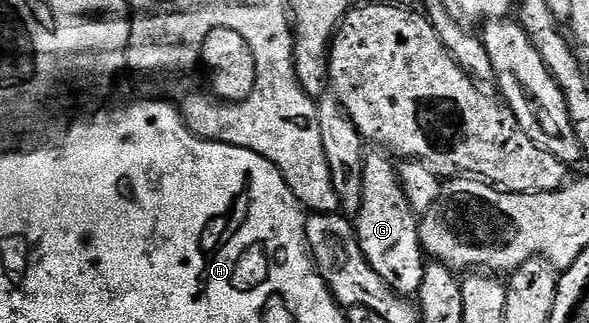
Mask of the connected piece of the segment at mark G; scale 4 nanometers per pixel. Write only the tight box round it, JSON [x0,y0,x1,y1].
[356,150,428,298]

